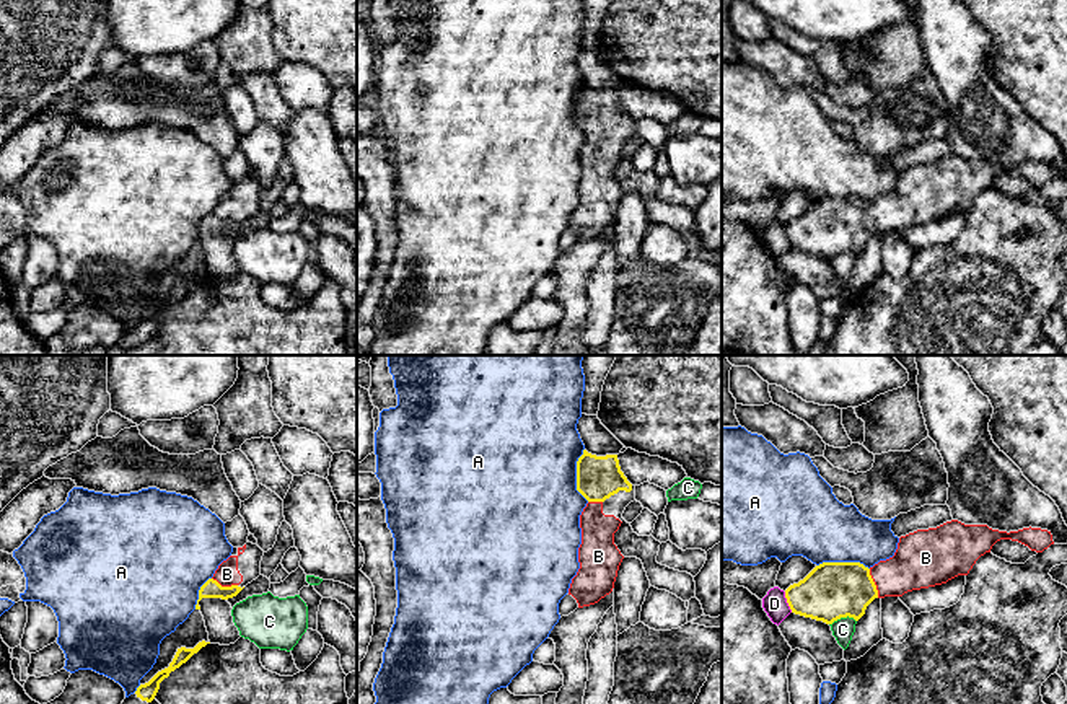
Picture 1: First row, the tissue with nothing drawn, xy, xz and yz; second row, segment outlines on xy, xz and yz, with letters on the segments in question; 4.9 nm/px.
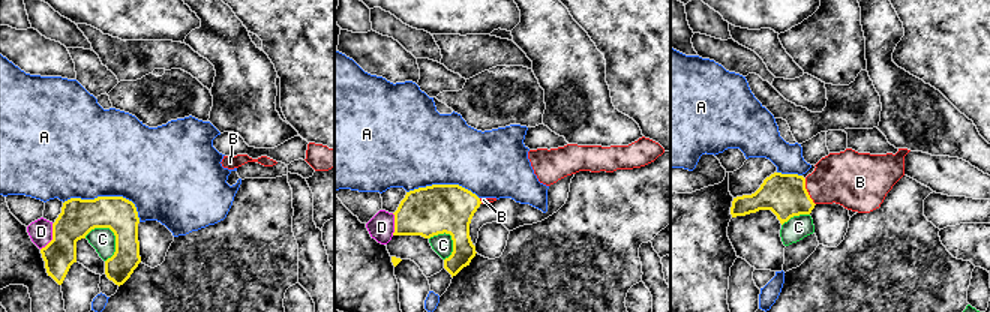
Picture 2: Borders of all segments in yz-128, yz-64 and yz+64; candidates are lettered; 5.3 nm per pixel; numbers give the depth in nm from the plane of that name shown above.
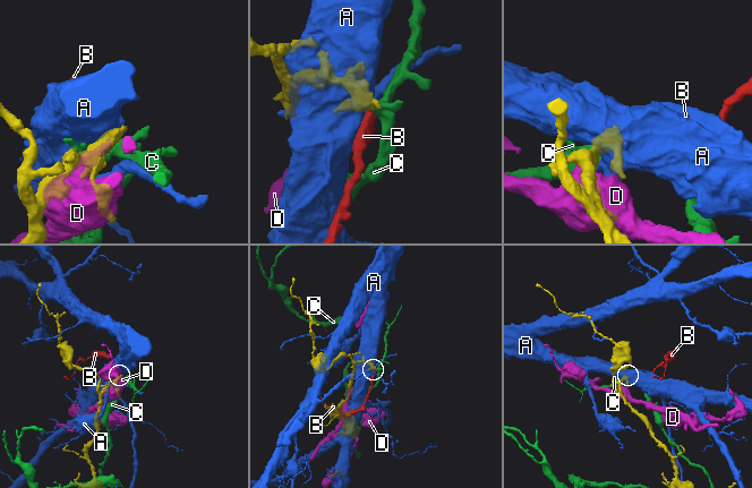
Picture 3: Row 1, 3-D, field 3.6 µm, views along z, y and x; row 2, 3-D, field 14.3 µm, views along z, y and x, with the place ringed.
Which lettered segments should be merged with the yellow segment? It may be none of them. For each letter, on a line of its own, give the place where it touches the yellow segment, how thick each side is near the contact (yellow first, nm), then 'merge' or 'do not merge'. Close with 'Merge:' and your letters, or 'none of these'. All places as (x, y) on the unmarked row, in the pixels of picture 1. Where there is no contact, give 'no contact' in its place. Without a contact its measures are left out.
A: yz (843, 198) | 280/340 nm | do not merge
B: yz (873, 219) | 280/260 nm | merge
C: yz (843, 251) | 280/110 nm | do not merge
D: yz (787, 237) | 280/120 nm | do not merge
Merge: B

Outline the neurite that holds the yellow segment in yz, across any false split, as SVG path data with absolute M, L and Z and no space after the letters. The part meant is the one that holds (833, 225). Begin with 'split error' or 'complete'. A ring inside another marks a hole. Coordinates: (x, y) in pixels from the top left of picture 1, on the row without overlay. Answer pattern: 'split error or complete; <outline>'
split error; M958 155L946 156L937 163L917 165L899 173L893 192L880 196L873 202L860 197L823 197L816 200L803 215L785 225L792 248L832 259L841 253L858 256L867 241L875 233L902 231L907 227L946 218L958 210L968 210L976 196L990 187L1000 174L1012 174L1043 187L1052 176L1052 169L1041 163L1023 163L1018 166L999 166L987 160L964 160Z

